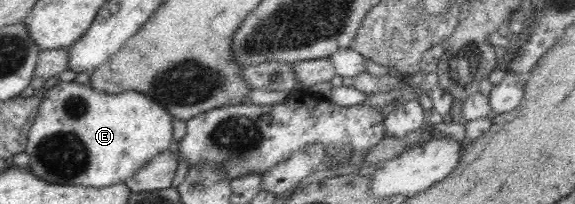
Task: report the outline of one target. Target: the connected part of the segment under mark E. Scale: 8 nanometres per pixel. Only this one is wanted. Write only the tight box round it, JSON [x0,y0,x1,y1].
[24,80,173,188]

